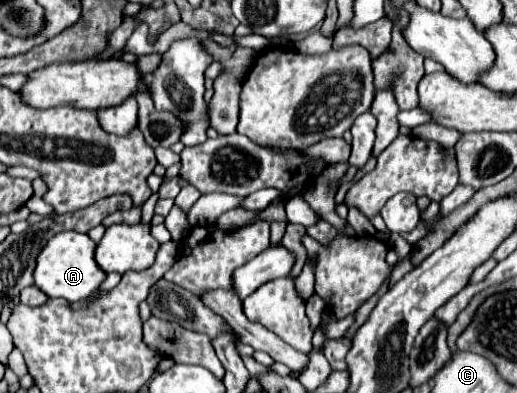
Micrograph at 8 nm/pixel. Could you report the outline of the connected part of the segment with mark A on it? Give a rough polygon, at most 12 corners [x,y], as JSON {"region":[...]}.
{"region":[[69,230],[37,256],[35,286],[77,302],[105,280],[95,242]]}

